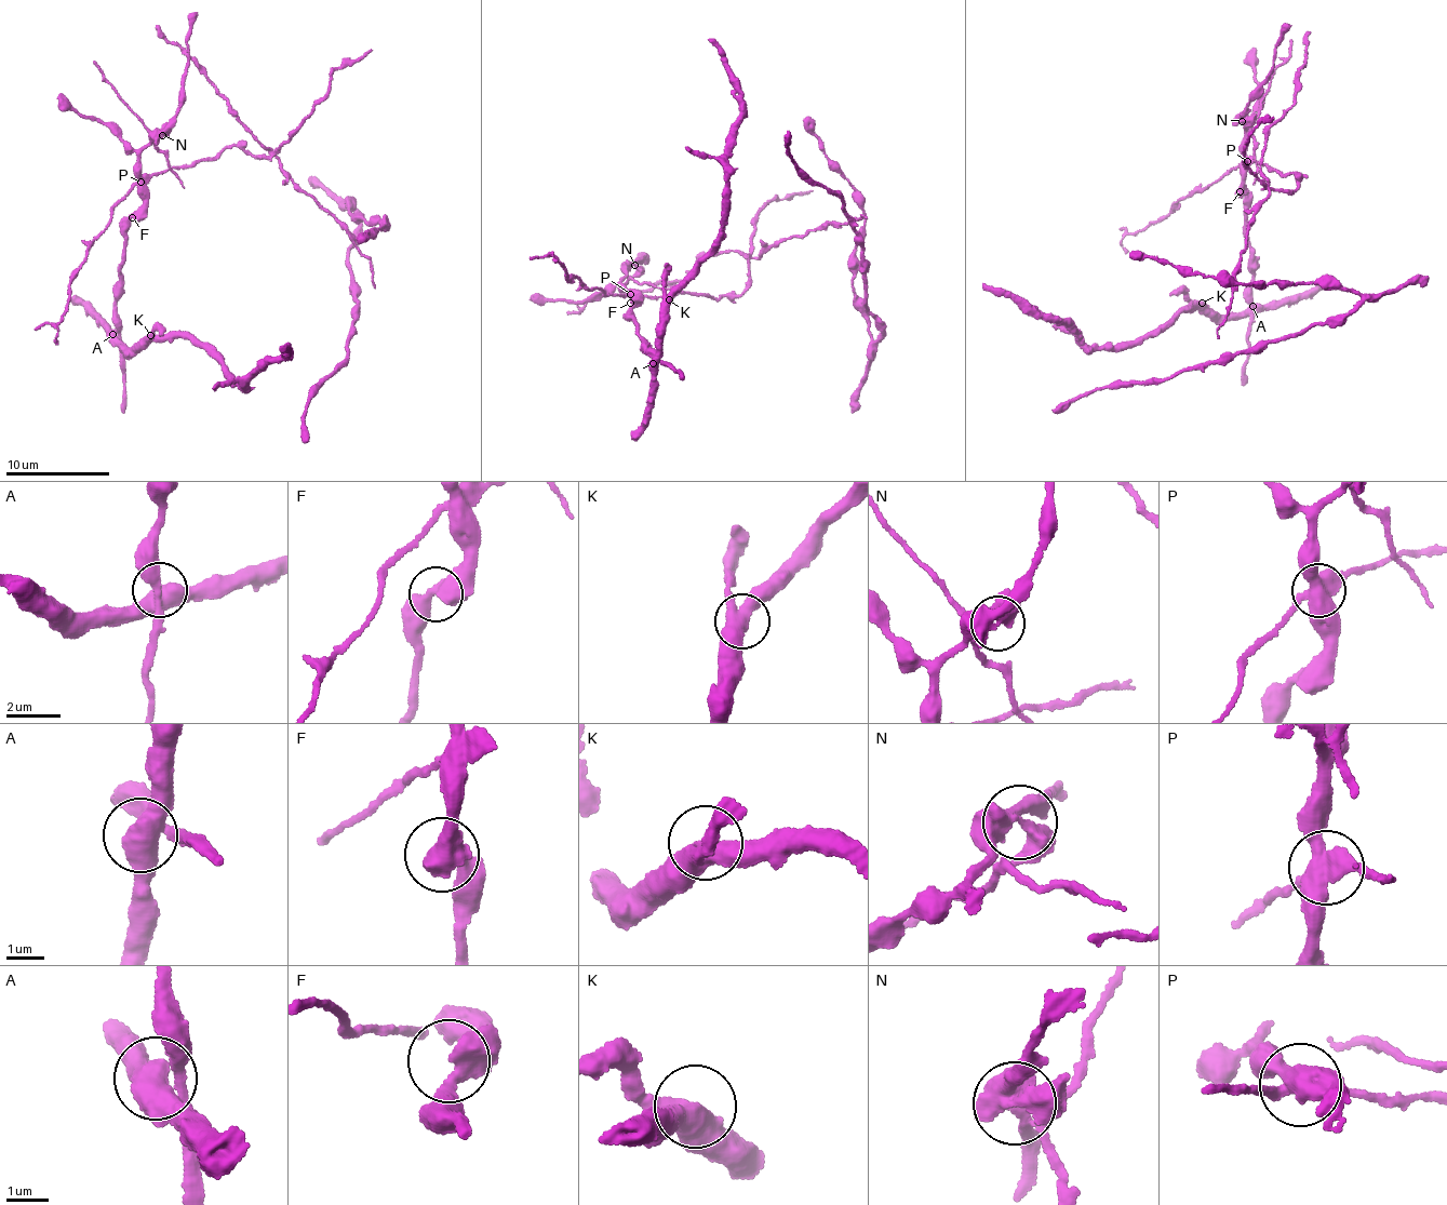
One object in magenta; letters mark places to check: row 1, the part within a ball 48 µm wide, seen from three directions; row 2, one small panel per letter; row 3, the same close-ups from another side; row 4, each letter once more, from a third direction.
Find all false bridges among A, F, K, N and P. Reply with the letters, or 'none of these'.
N, P

